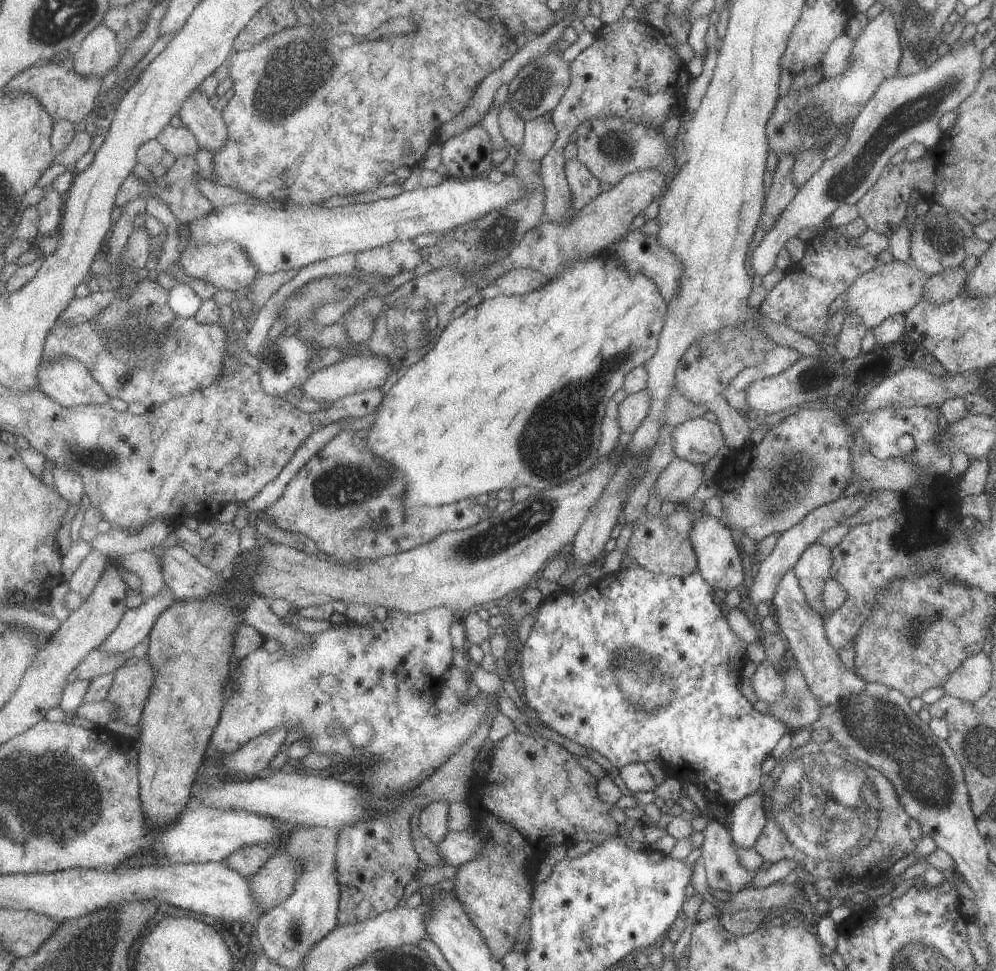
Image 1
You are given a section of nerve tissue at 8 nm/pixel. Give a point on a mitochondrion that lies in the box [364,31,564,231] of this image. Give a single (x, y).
(539, 81)

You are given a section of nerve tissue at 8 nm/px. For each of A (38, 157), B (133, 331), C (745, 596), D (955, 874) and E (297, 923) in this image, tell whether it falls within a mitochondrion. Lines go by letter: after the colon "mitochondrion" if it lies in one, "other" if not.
A: other
B: mitochondrion
C: other
D: other
E: mitochondrion

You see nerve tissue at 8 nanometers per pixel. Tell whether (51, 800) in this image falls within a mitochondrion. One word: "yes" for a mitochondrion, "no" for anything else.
yes

